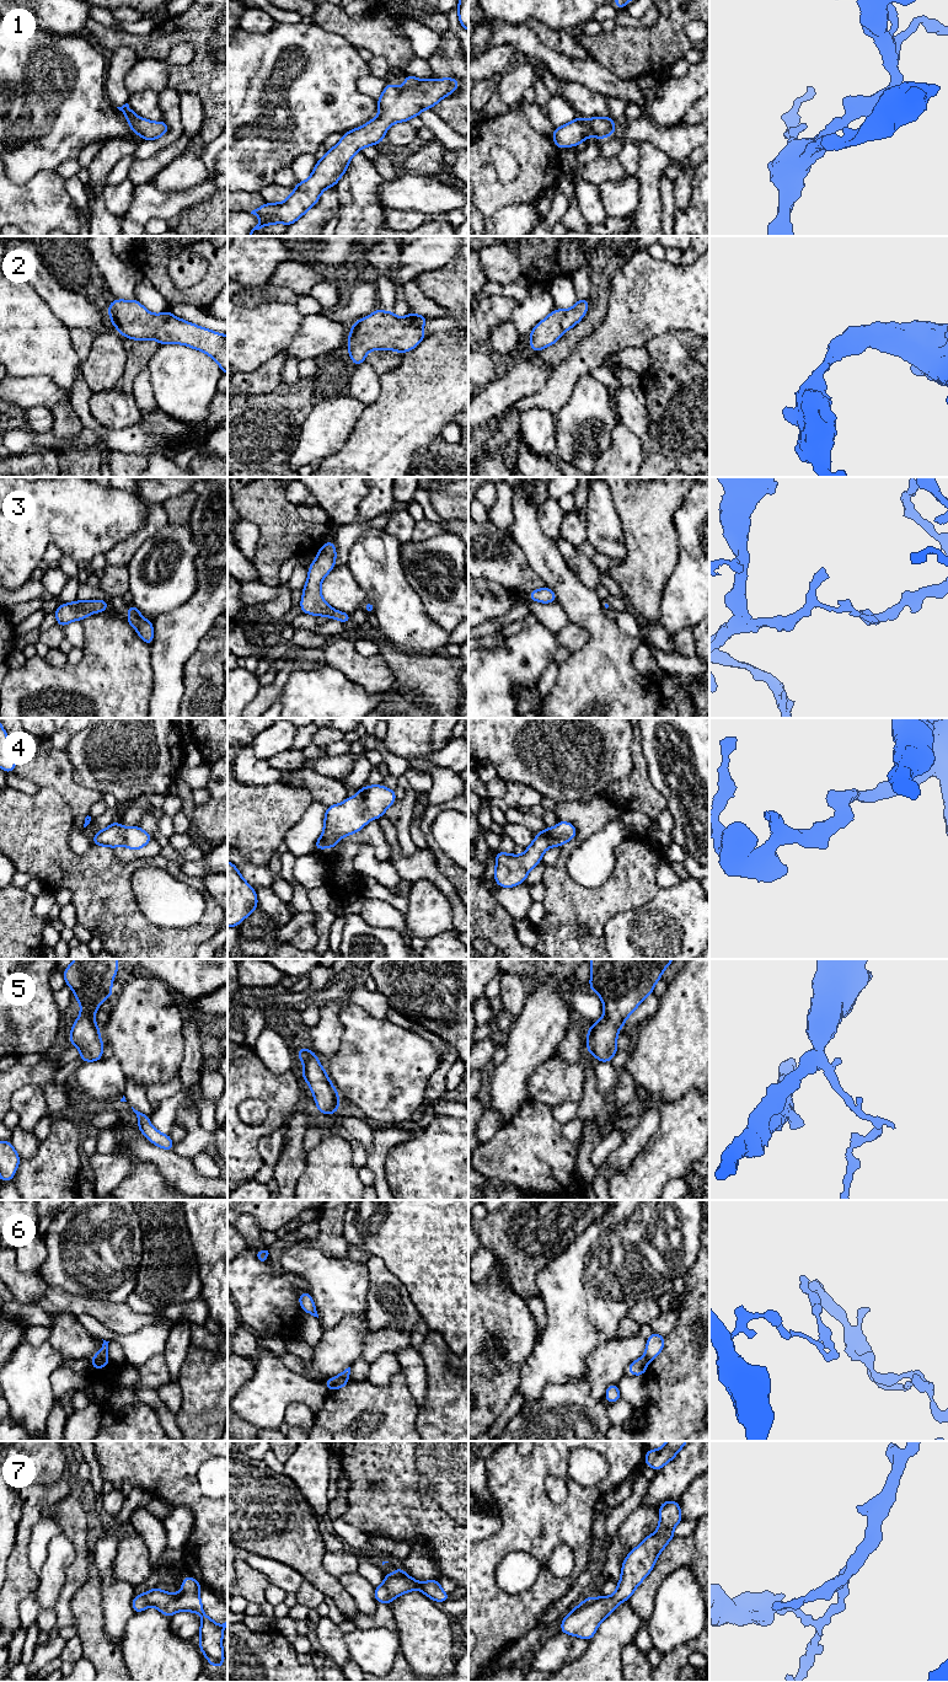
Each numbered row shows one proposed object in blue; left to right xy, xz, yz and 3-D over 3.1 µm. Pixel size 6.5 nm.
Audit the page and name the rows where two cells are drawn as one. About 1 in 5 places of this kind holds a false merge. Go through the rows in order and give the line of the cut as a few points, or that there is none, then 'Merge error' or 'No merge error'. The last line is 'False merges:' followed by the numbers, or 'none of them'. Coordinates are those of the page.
1: No split. No merge error
2: No split. No merge error
3: No split. No merge error
4: No split. No merge error
5: No split. No merge error
6: Split along xy (106, 1355), (92, 1361). Merge error
7: No split. No merge error
False merges: 6

